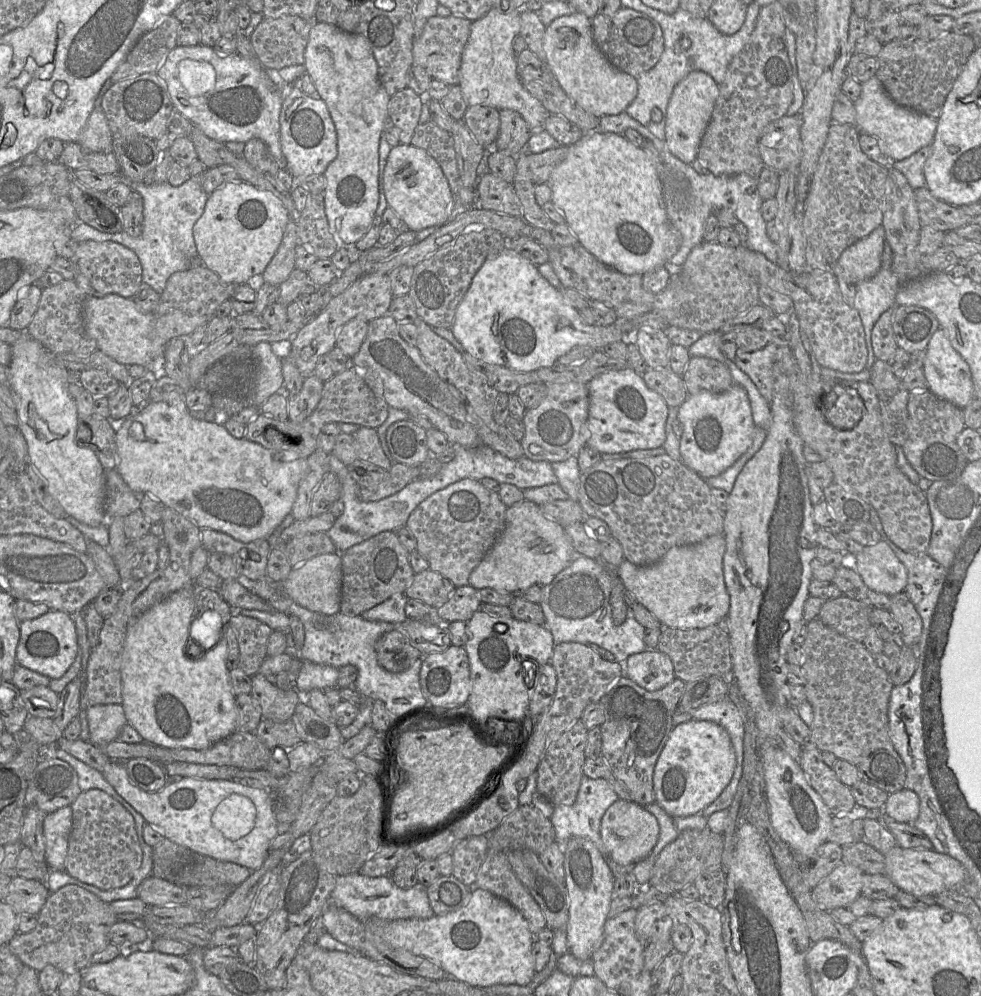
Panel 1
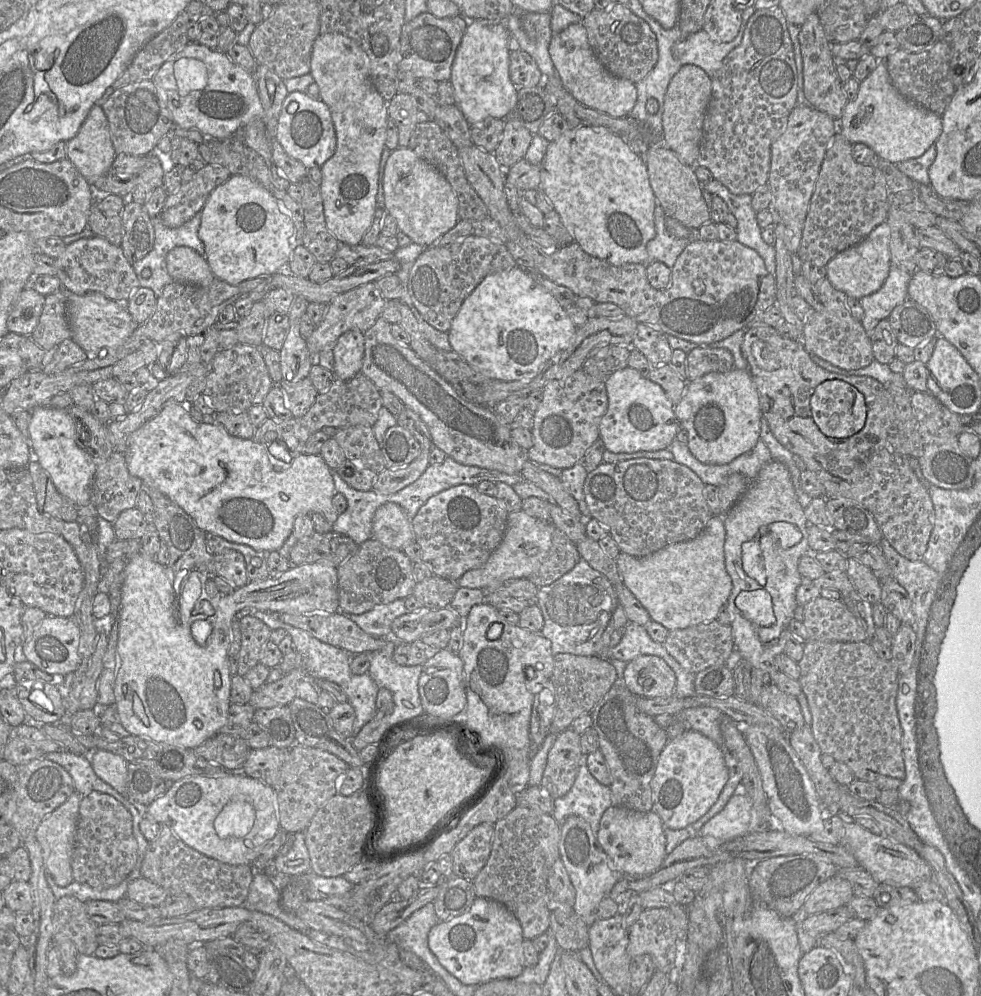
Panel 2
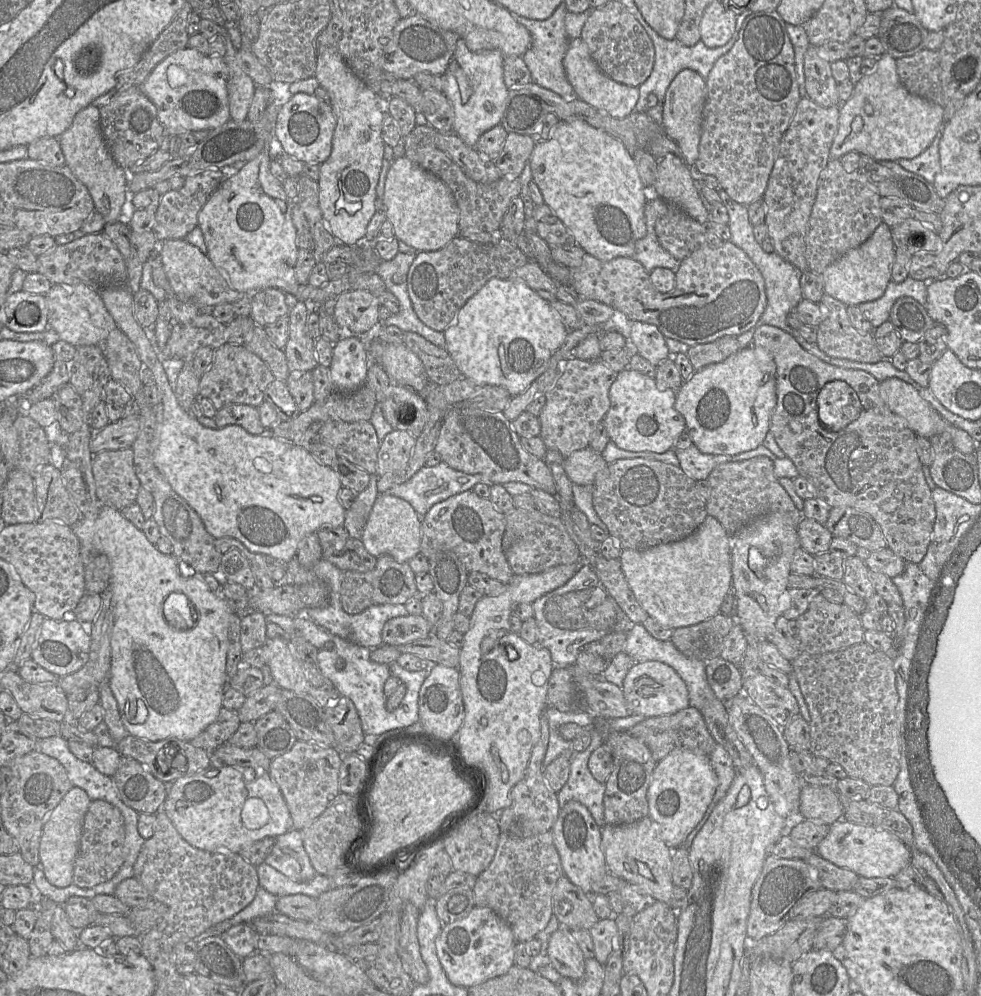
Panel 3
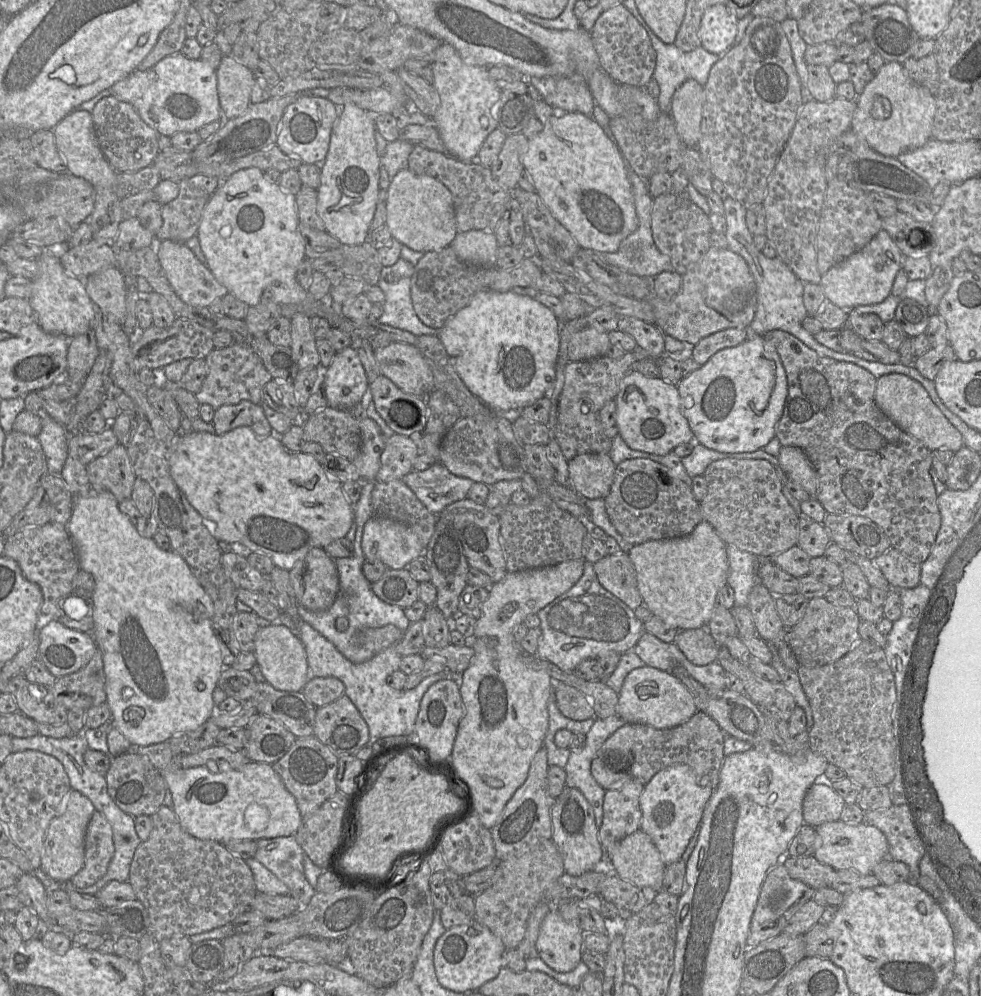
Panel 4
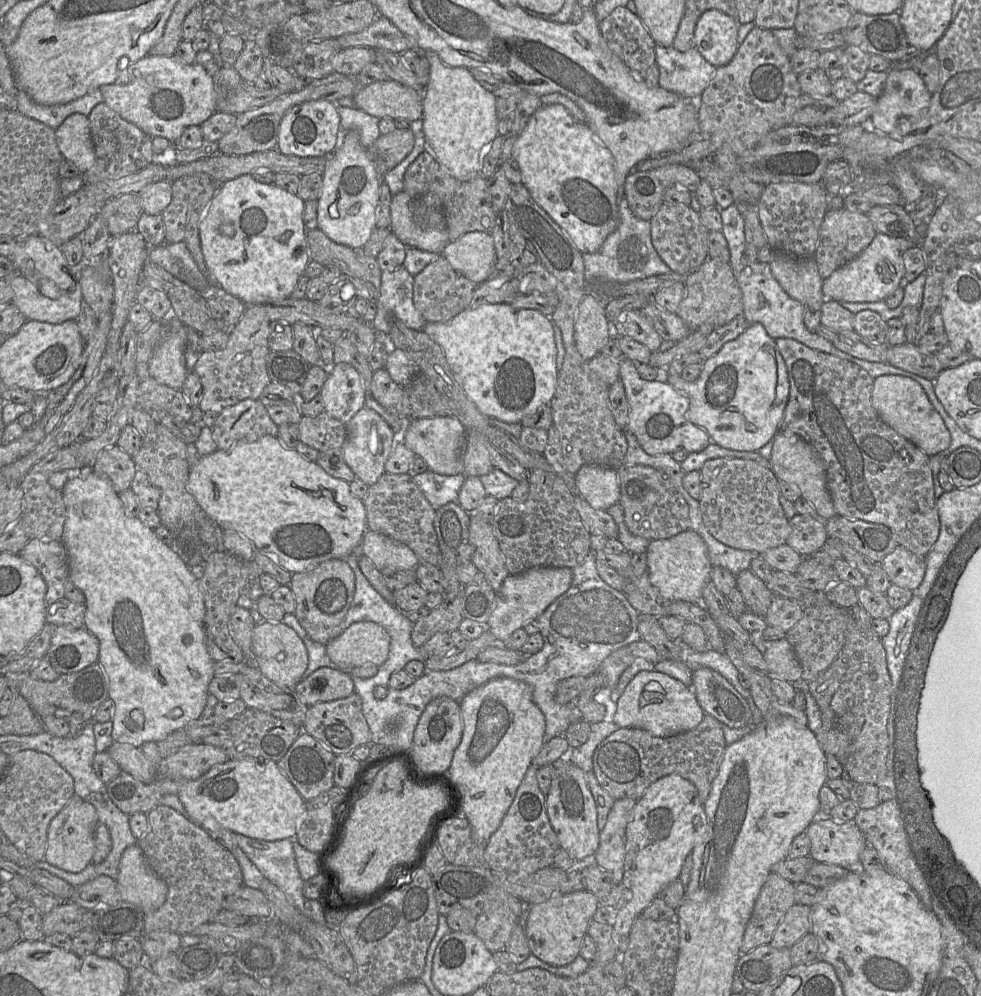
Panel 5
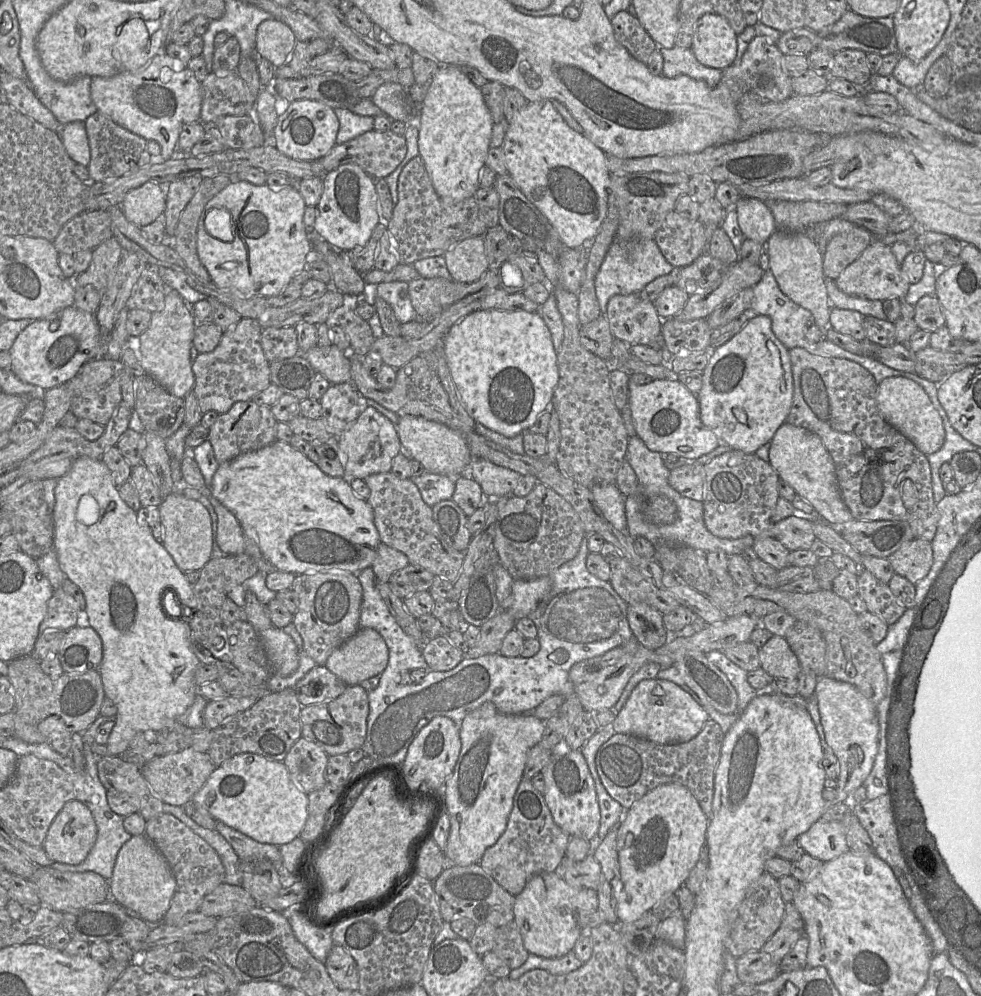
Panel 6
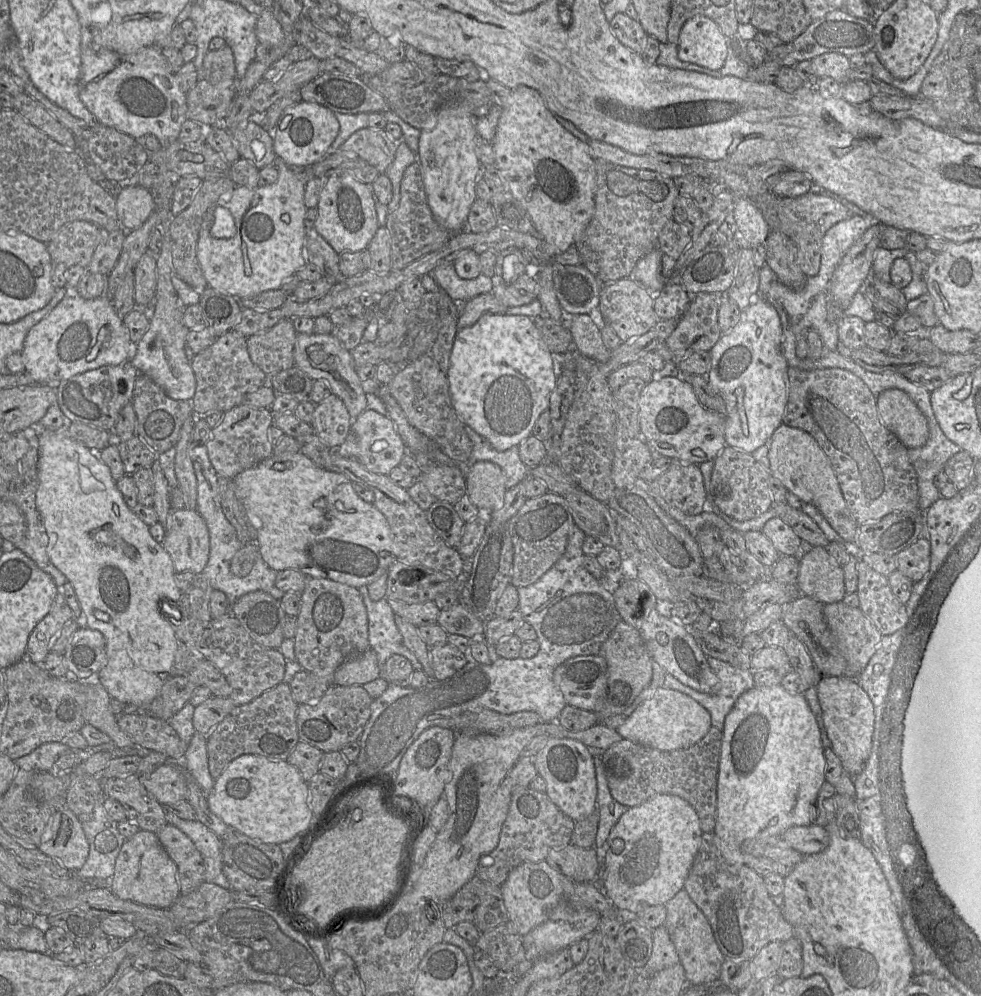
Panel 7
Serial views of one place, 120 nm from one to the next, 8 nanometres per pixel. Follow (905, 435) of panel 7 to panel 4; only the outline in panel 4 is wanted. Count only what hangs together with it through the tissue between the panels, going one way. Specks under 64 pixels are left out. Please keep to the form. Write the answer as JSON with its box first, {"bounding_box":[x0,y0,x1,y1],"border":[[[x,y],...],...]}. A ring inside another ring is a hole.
{"bounding_box":[874,373,964,452],"border":[[[897,373],[882,375],[877,378],[874,398],[877,406],[891,421],[930,451],[947,449],[957,452],[964,446],[961,433],[933,403],[924,387],[914,379]]]}

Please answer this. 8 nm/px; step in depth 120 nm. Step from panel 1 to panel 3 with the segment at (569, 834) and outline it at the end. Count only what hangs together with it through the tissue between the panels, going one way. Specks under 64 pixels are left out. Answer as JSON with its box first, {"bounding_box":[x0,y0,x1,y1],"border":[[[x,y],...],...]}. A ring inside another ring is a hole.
{"bounding_box":[557,729,605,828],"border":[[[592,729],[592,741],[583,752],[572,752],[570,775],[567,783],[557,793],[559,806],[575,800],[583,804],[591,813],[596,824],[602,828],[604,821],[605,783],[598,782],[591,774],[588,761],[591,754],[603,744],[603,738]]]}

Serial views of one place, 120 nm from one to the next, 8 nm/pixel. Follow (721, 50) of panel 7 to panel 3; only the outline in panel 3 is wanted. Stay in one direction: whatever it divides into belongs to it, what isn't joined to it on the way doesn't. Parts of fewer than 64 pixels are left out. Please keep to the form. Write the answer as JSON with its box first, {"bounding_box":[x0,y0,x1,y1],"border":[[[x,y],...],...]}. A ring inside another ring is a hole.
{"bounding_box":[700,1,737,48],"border":[[[713,1],[704,10],[700,33],[701,41],[708,48],[718,48],[727,44],[736,29],[737,15],[722,2]]]}

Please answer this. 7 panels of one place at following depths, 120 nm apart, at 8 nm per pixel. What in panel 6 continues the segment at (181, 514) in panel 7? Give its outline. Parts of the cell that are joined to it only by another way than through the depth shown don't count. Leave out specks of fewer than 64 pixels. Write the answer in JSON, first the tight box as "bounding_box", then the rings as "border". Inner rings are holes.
{"bounding_box":[159,491,212,571],"border":[[[173,491],[159,506],[160,524],[164,531],[163,546],[182,571],[199,571],[212,558],[212,524],[206,507],[187,498],[182,491]]]}

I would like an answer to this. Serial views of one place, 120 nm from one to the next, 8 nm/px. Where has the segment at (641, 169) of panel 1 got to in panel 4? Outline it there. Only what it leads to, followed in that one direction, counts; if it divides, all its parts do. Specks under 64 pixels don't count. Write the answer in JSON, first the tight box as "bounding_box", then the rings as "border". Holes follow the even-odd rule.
{"bounding_box":[522,112,638,253],"border":[[[559,112],[553,114],[546,122],[544,128],[529,139],[526,152],[523,156],[522,164],[532,179],[536,193],[547,206],[552,216],[570,232],[580,248],[590,249],[601,253],[613,253],[618,250],[622,240],[637,229],[638,217],[634,205],[634,197],[631,190],[631,185],[627,175],[626,160],[622,156],[616,142],[604,132],[604,130],[596,121],[593,120],[592,117],[586,116],[579,112]]]}

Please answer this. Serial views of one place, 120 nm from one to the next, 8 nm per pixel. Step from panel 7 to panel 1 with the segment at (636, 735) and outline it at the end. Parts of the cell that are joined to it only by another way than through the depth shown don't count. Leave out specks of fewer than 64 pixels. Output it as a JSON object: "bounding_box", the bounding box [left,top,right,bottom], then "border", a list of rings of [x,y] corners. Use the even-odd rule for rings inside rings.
{"bounding_box":[627,649,676,692],"border":[[[658,649],[630,655],[627,666],[627,677],[650,692],[662,689],[676,678],[672,660]]]}

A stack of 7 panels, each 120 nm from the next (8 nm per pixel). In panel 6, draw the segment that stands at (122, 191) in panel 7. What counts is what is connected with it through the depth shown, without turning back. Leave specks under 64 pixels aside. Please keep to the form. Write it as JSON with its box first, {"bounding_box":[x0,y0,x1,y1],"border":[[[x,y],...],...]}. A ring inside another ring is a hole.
{"bounding_box":[121,182,166,227],"border":[[[146,182],[130,190],[121,209],[128,221],[138,227],[154,222],[166,208],[166,185],[157,182]]]}

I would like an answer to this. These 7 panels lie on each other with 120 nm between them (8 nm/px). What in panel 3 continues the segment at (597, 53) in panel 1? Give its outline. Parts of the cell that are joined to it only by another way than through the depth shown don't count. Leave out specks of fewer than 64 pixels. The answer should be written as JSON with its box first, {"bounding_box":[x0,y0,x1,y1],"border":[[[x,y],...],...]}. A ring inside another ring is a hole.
{"bounding_box":[563,37,639,119],"border":[[[581,37],[570,40],[567,52],[563,58],[563,66],[567,79],[578,99],[613,118],[622,119],[634,111],[639,99],[638,87],[625,85],[608,77],[597,66],[590,54],[588,45]]]}

